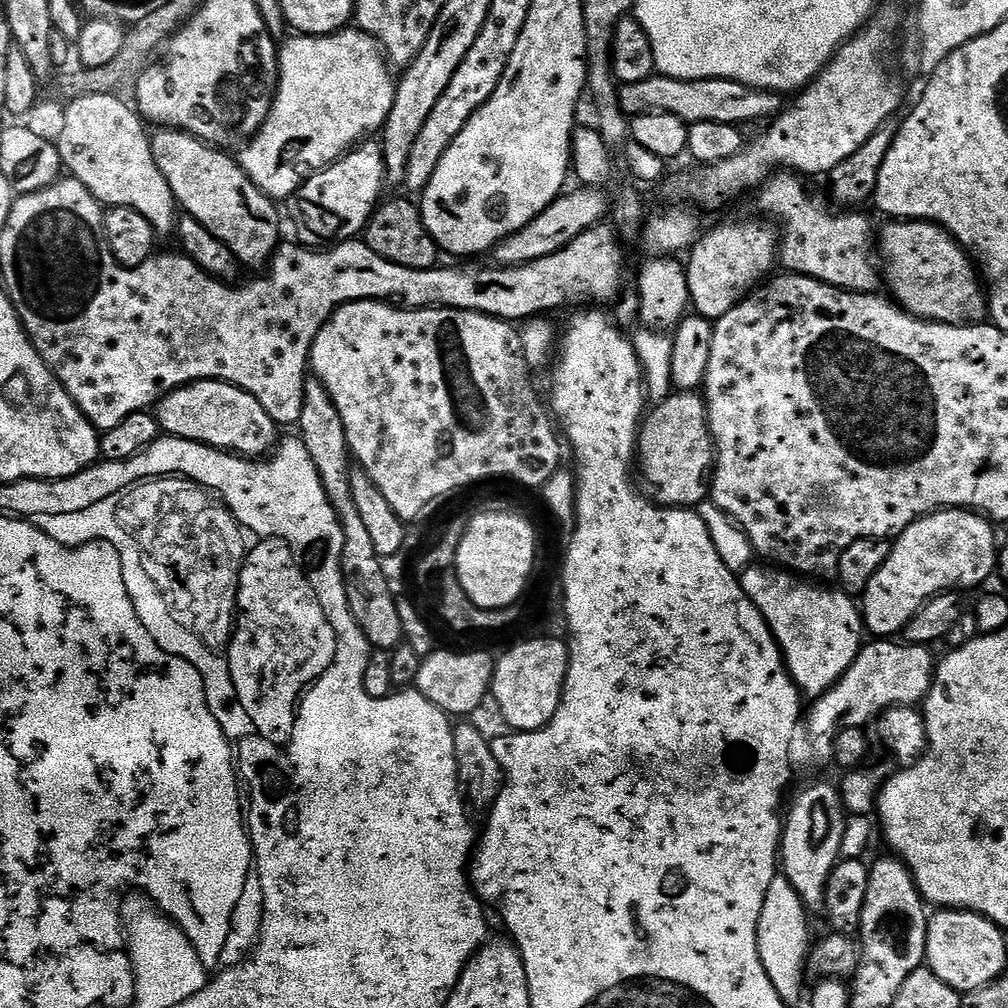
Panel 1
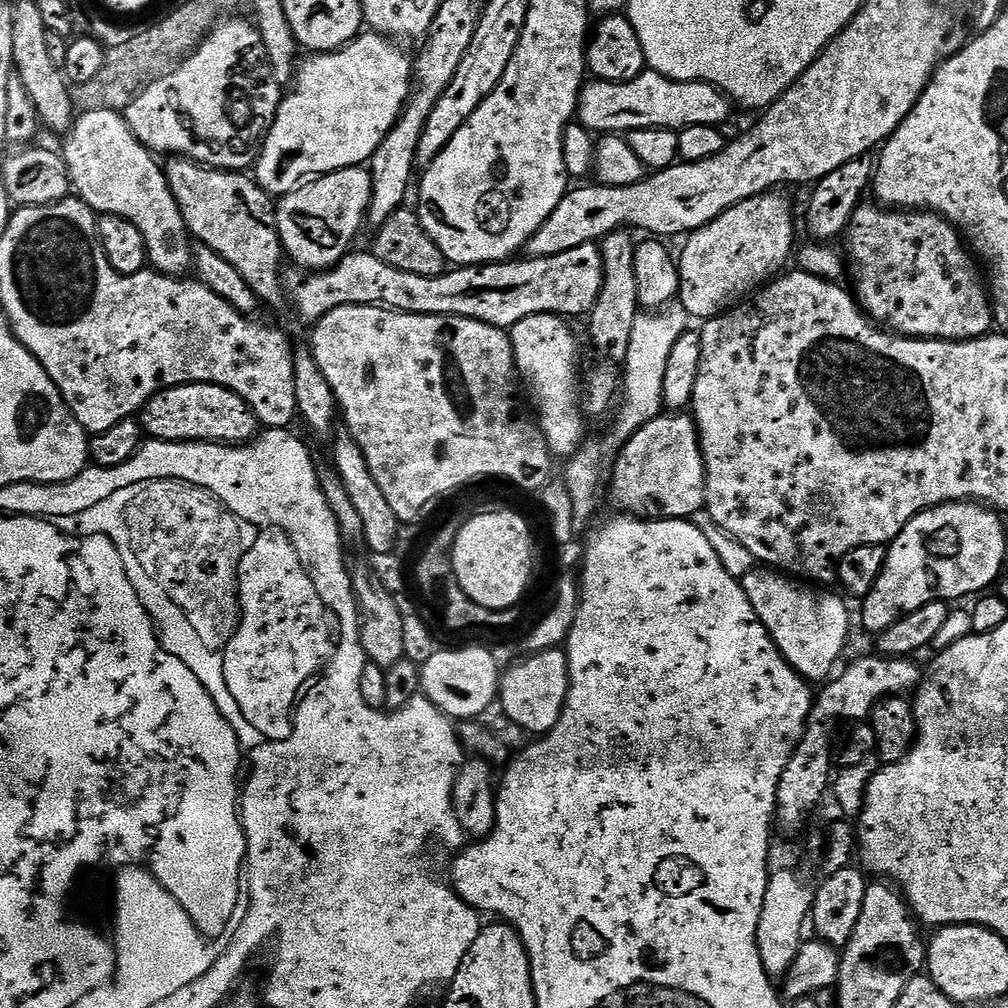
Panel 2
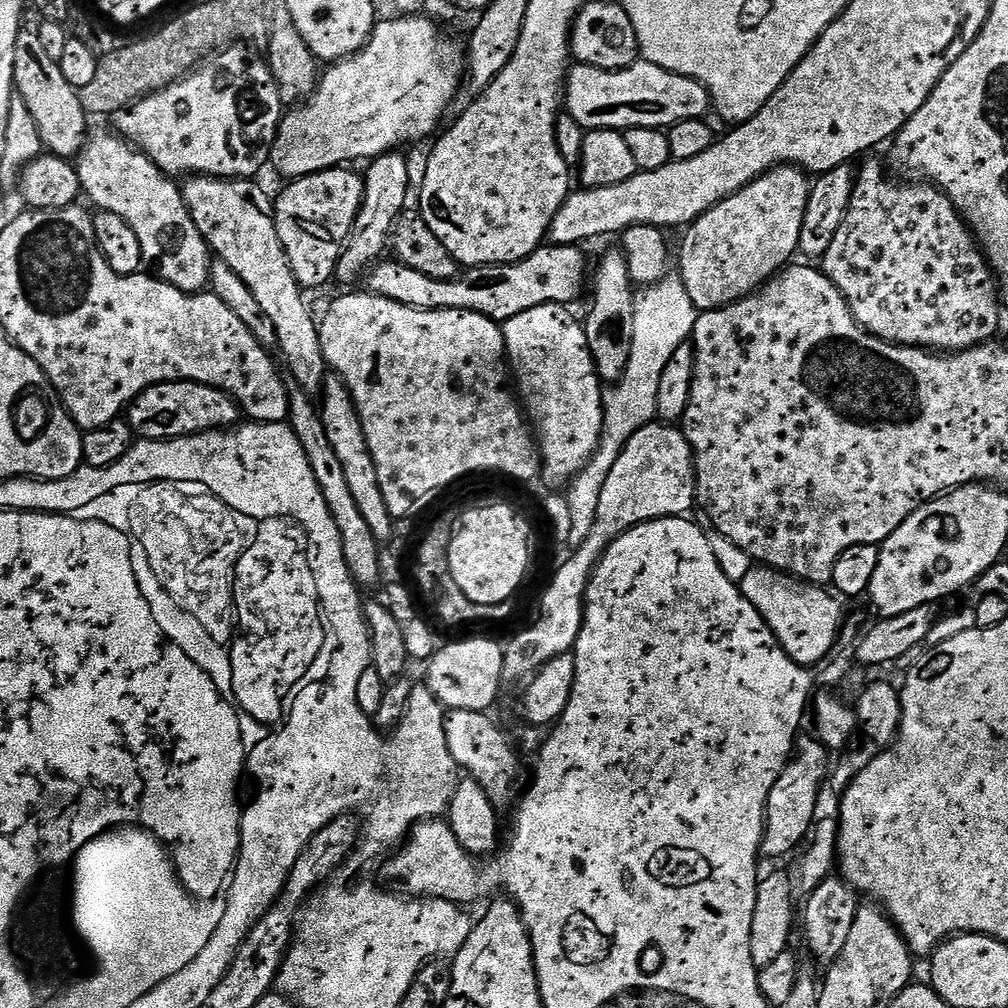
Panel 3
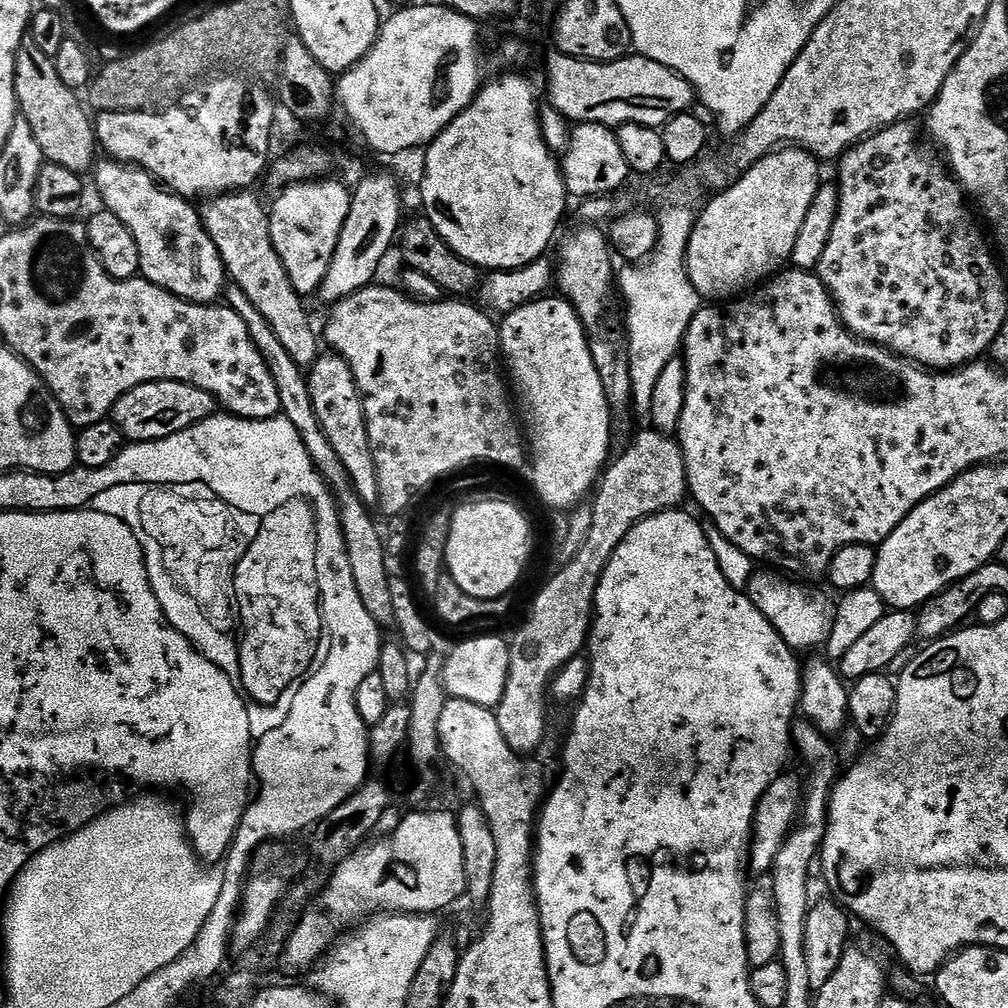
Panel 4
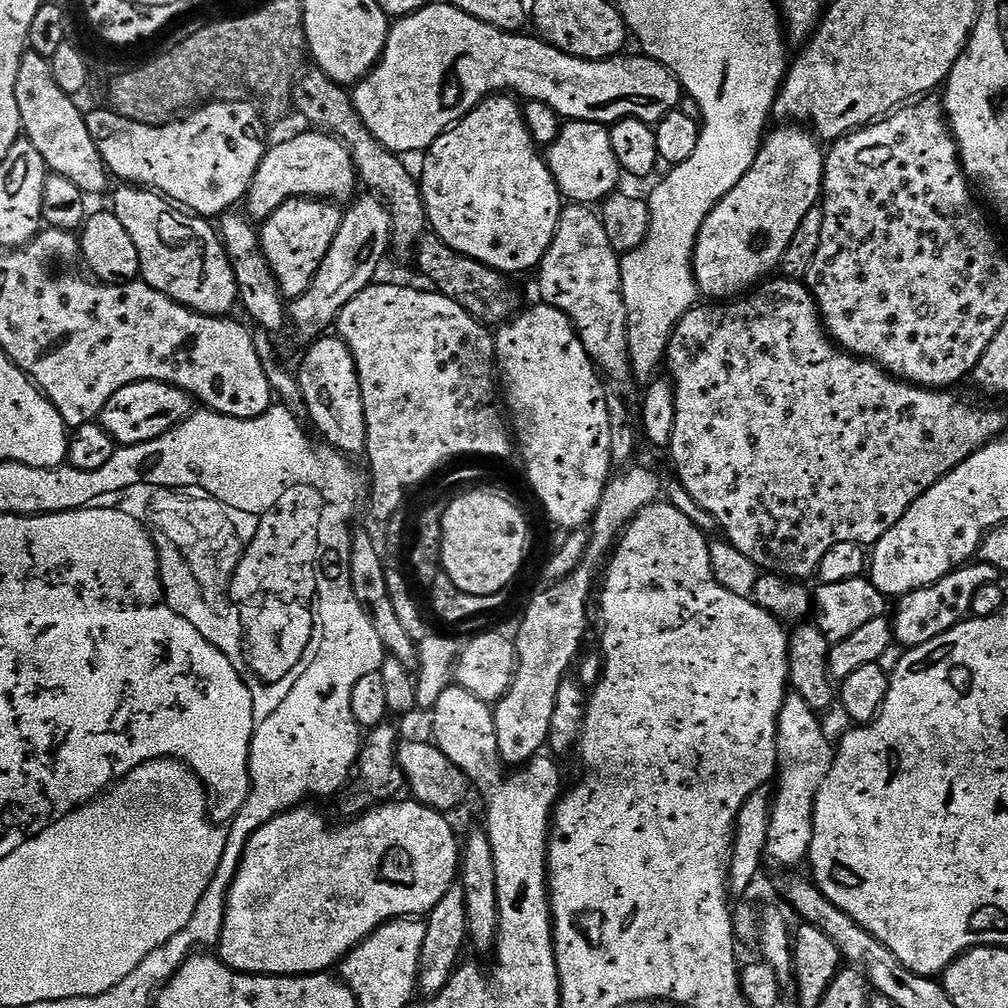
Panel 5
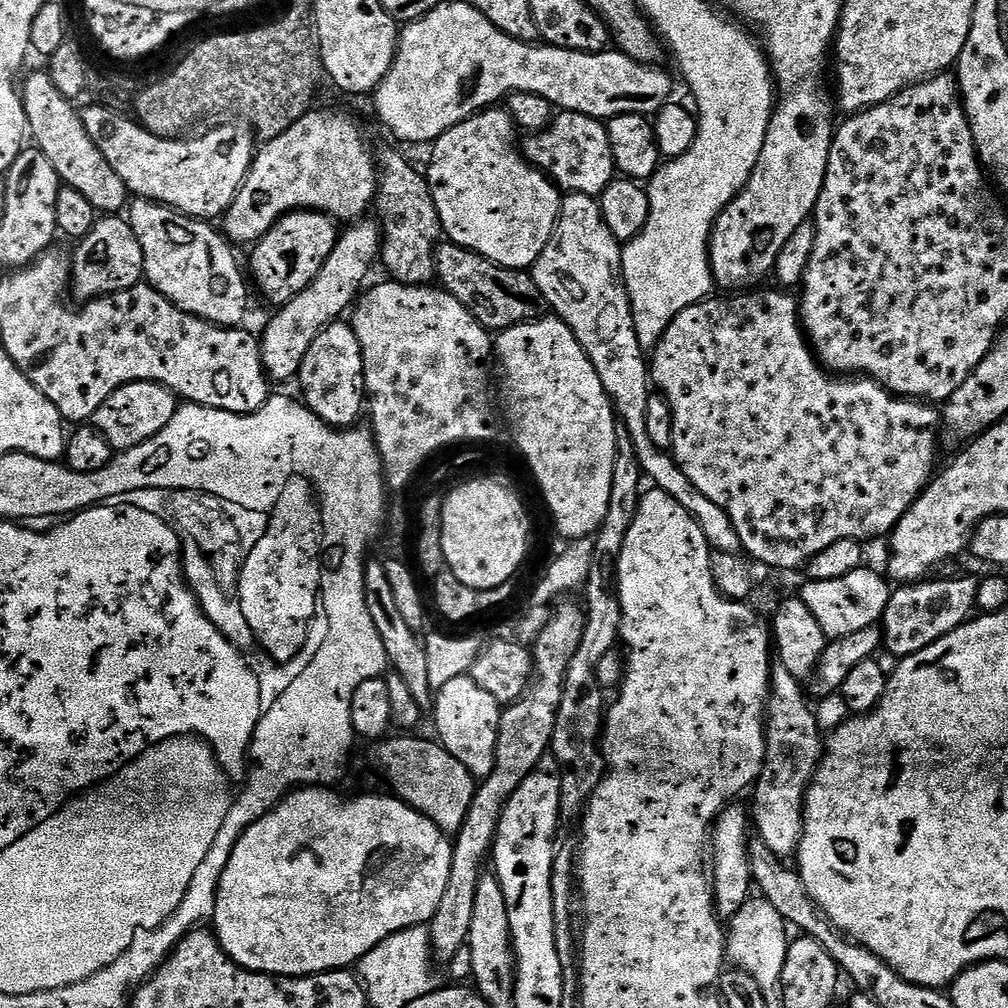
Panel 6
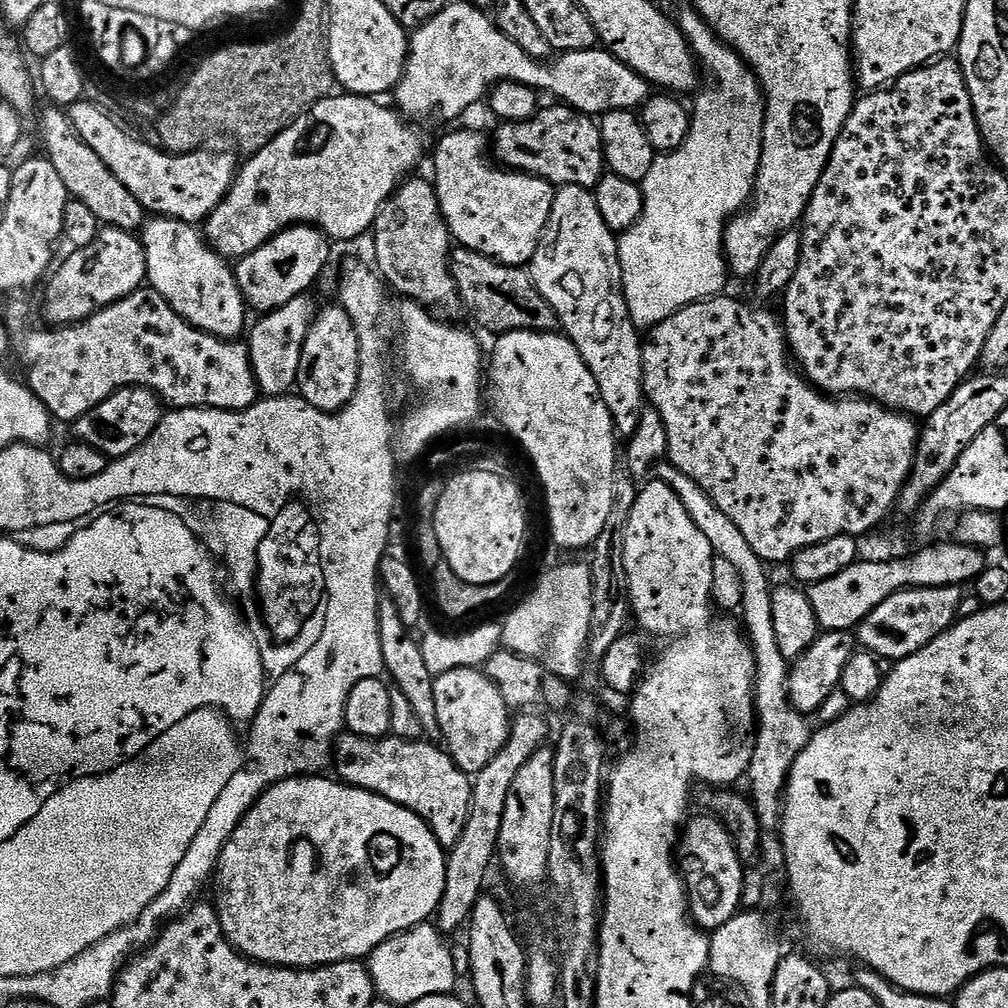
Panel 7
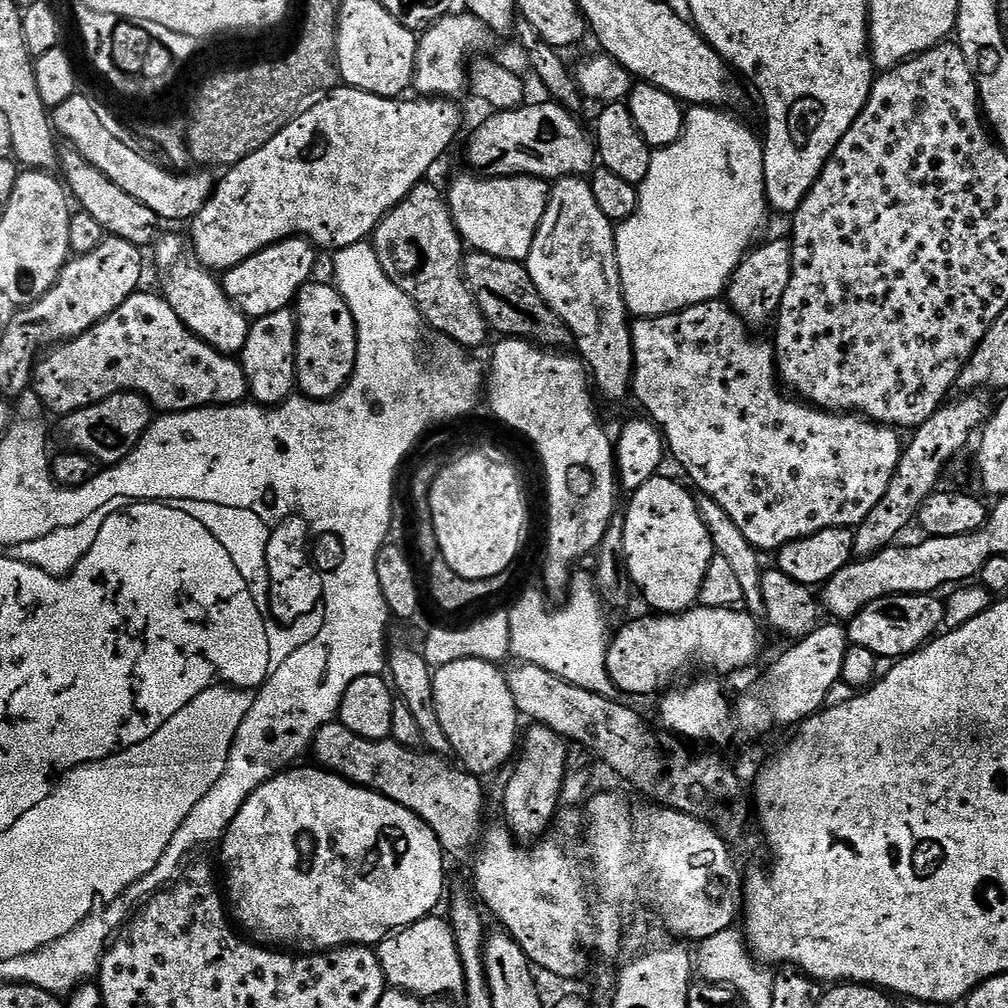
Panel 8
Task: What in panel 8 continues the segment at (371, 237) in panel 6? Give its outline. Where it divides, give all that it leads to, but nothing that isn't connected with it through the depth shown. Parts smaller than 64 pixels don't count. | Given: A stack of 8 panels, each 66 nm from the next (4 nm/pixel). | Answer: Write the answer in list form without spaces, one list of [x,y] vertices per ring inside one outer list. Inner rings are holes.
[[[291,307],[252,320],[246,346],[238,354],[246,374],[248,396],[257,404],[283,404],[297,391],[296,386],[296,313]]]

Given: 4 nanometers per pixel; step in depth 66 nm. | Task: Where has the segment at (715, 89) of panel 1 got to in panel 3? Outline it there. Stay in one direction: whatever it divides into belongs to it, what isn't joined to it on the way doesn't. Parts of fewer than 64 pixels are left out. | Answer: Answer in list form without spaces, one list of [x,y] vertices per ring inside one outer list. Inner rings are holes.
[[[643,58],[629,68],[602,70],[573,63],[566,73],[564,86],[566,111],[585,130],[593,128],[659,128],[667,130],[683,120],[705,119],[713,107],[706,86],[694,78],[674,74],[662,66],[654,66]]]

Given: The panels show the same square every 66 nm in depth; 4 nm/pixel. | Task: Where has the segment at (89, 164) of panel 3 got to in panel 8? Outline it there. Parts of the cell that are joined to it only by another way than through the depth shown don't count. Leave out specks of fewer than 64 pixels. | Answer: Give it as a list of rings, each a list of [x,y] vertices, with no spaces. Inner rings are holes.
[[[161,235],[154,245],[154,251],[156,264],[164,271],[162,295],[166,302],[170,302],[170,310],[174,310],[184,325],[214,350],[239,354],[246,346],[250,320],[226,294],[223,283],[203,264],[193,259],[185,237],[183,240],[180,236]]]

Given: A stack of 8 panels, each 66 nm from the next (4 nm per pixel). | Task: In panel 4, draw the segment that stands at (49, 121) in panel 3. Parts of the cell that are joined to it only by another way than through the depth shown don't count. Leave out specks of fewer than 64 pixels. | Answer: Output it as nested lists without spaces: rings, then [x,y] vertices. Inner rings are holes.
[[[25,39],[16,55],[16,106],[19,115],[30,122],[30,130],[34,130],[34,138],[38,138],[38,146],[42,146],[42,154],[49,164],[66,166],[66,170],[74,170],[81,174],[93,171],[98,160],[98,145],[93,117],[80,100],[77,93],[58,75],[56,61],[51,56],[42,54],[39,46],[34,46],[32,39]]]

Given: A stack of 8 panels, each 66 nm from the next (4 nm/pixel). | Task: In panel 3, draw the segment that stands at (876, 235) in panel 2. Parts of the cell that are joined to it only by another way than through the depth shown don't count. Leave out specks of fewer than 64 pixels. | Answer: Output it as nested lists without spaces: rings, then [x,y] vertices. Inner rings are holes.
[[[865,159],[864,165],[856,172],[856,185],[852,191],[850,204],[846,216],[842,218],[842,226],[838,226],[838,234],[834,234],[834,242],[830,242],[830,250],[822,257],[822,271],[834,282],[834,286],[847,300],[854,318],[872,336],[879,340],[889,340],[891,344],[909,344],[912,348],[926,348],[941,354],[965,352],[967,348],[974,348],[978,344],[991,341],[992,336],[1000,328],[1000,311],[1002,305],[998,291],[998,280],[994,275],[983,251],[978,247],[976,237],[971,228],[965,224],[956,207],[950,202],[945,192],[941,192],[931,182],[908,182],[912,184],[895,184],[884,177],[884,168],[876,160]]]

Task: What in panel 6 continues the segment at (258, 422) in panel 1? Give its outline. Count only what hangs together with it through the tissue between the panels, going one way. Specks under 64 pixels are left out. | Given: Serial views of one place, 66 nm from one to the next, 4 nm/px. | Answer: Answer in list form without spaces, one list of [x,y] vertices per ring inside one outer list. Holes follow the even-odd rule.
[[[139,380],[114,390],[114,394],[98,406],[90,424],[100,431],[102,438],[106,438],[117,453],[128,452],[134,446],[142,446],[142,442],[154,438],[158,430],[163,430],[170,418],[174,418],[177,407],[178,397],[169,388],[149,380]]]

